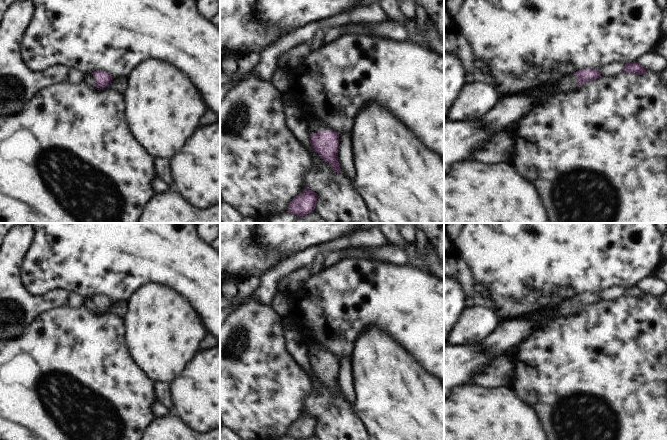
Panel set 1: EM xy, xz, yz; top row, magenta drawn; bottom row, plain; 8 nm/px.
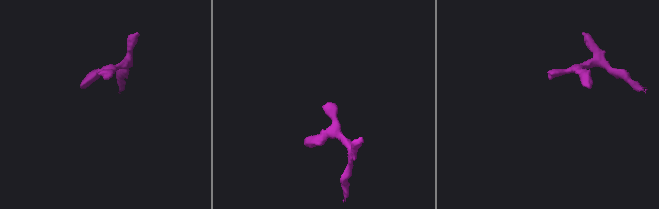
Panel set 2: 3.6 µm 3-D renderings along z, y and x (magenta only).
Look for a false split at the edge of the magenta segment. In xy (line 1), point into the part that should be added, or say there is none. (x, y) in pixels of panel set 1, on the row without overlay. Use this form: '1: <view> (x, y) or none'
1: xy (90, 303)

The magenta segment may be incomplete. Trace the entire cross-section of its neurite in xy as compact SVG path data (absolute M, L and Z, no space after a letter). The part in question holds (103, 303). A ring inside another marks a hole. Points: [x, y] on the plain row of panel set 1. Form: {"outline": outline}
{"outline": "M94 295L90 299L85 300L85 304L89 309L98 313L104 313L112 306L112 301L105 295Z"}

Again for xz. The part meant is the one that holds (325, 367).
{"outline": "M311 343L308 347L308 355L309 365L315 377L331 388L335 397L341 397L338 385L339 359L320 343Z"}

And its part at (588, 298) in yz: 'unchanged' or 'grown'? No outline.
grown

